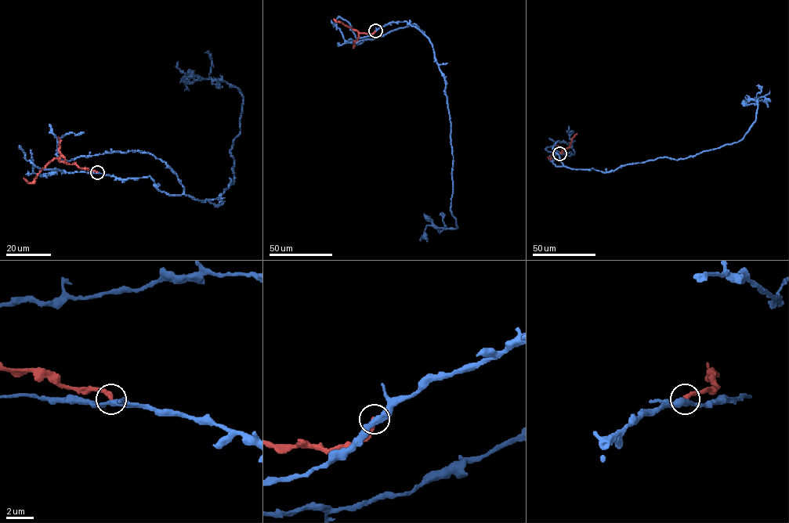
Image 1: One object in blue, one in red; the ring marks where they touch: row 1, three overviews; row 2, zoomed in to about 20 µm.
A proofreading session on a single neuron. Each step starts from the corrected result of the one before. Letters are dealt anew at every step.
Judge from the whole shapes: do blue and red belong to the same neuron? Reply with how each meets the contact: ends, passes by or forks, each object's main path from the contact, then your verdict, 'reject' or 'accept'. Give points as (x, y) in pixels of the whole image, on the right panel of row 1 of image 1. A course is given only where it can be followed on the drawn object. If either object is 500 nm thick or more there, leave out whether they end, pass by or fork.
blue passes by; red ends there; blue runs (559, 153), (550, 156), (556, 166), (604, 172), (687, 158), (740, 140), (755, 119), (755, 98), (768, 107); red runs (559, 153), (562, 151), (558, 146), (551, 159), (548, 156); reject

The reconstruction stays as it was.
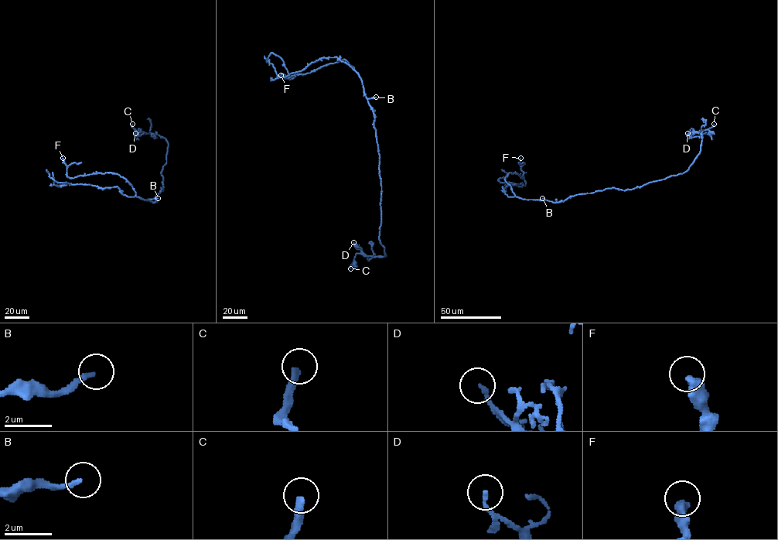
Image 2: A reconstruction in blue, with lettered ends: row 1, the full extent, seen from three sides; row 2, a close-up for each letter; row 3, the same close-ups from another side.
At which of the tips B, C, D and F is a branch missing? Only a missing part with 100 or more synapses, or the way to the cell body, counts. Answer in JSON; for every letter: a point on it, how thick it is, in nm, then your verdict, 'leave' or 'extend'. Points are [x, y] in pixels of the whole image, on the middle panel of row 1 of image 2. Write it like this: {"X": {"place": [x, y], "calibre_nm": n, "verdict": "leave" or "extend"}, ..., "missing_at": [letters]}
{"B": {"place": [376, 97], "calibre_nm": 180, "verdict": "leave"}, "C": {"place": [350, 268], "calibre_nm": 280, "verdict": "extend"}, "D": {"place": [353, 242], "calibre_nm": 170, "verdict": "leave"}, "F": {"place": [281, 75], "calibre_nm": 440, "verdict": "leave"}, "missing_at": ["C"]}

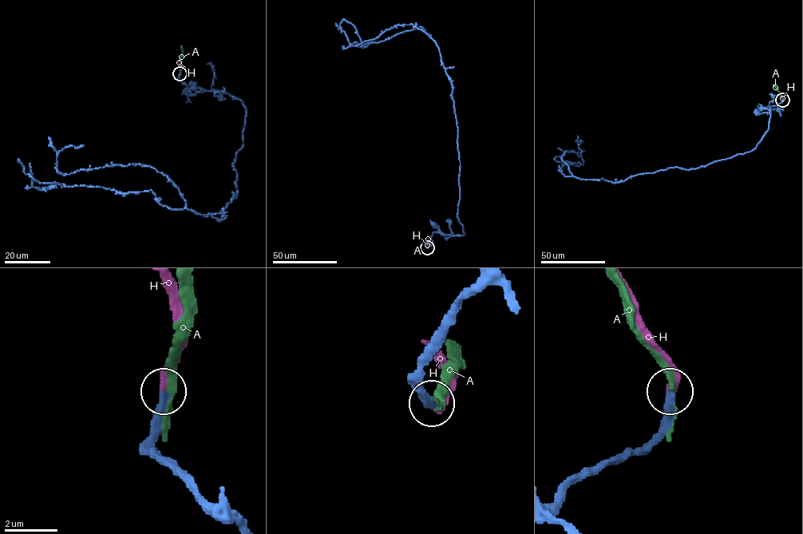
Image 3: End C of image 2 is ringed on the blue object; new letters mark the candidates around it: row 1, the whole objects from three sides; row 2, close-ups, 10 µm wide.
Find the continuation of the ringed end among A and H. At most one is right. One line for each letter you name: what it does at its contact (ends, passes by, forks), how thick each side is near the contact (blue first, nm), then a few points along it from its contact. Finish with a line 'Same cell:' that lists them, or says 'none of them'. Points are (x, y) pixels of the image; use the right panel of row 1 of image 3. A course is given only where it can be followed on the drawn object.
H: it ends | 320/300 nm
Same cell: H

